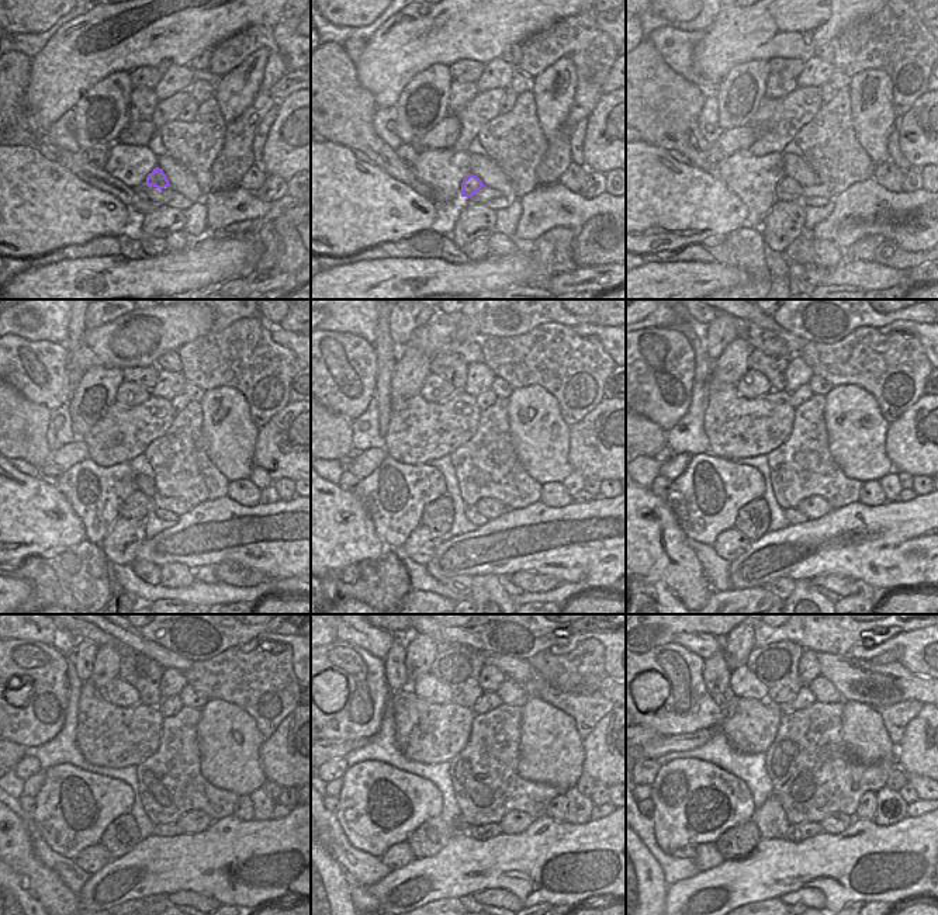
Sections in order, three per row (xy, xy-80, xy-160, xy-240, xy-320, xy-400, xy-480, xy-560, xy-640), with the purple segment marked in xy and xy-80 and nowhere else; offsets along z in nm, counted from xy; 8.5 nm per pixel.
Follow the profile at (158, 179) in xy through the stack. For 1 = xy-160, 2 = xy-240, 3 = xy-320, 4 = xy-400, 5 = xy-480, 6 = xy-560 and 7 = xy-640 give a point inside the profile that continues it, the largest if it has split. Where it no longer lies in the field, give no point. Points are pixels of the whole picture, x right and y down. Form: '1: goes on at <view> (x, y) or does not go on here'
1: goes on at xy-160 (786, 190)
2: goes on at xy-240 (137, 506)
3: goes on at xy-320 (438, 516)
4: goes on at xy-400 (754, 517)
5: goes on at xy-480 (121, 835)
6: goes on at xy-560 (433, 835)
7: goes on at xy-640 (739, 842)

